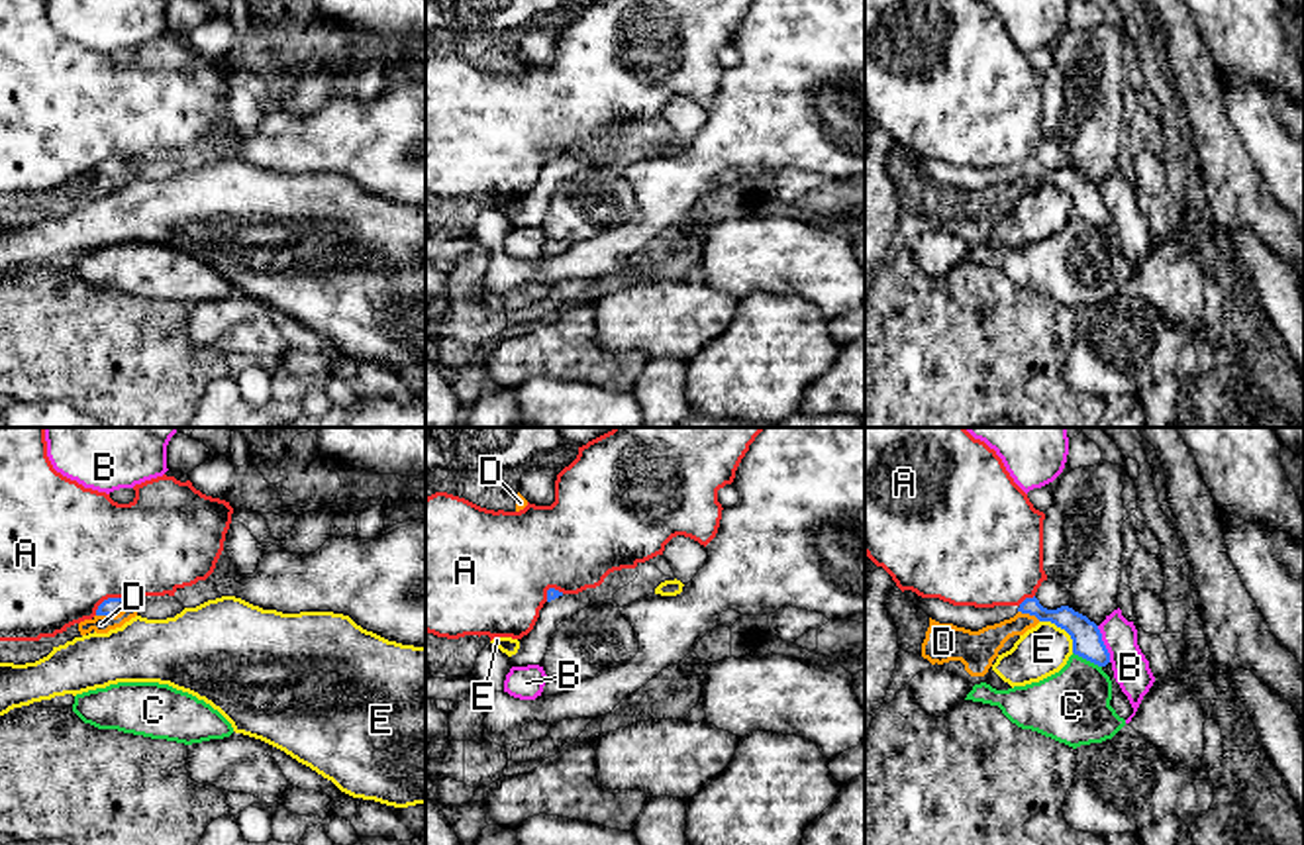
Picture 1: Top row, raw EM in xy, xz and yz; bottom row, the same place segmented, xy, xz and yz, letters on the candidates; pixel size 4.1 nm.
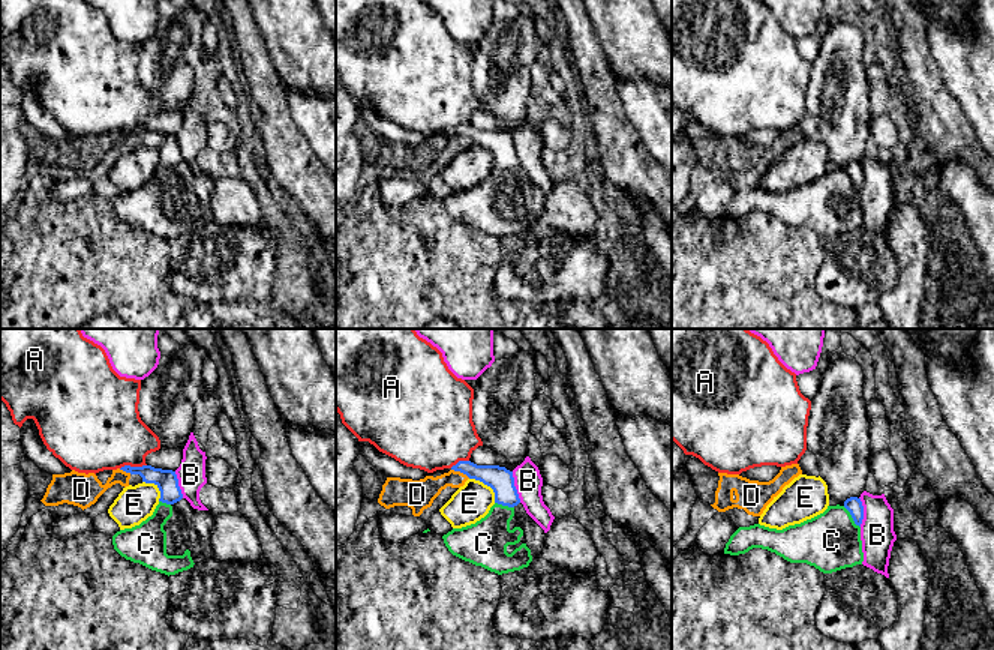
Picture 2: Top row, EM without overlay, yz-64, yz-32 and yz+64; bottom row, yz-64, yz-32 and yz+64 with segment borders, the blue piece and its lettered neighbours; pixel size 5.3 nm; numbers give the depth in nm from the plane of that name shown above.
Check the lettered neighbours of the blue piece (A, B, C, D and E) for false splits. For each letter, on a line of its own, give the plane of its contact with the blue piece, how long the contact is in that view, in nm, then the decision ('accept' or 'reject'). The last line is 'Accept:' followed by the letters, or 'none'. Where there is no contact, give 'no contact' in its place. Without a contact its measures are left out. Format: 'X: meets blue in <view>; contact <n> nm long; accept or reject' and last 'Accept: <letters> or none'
A: meets blue in xy; contact 140 nm long; reject
B: meets blue in yz; contact 160 nm long; reject
C: meets blue in yz; contact 140 nm long; reject
D: meets blue in xy; contact 140 nm long; reject
E: meets blue in yz; contact 190 nm long; reject
Accept: none

